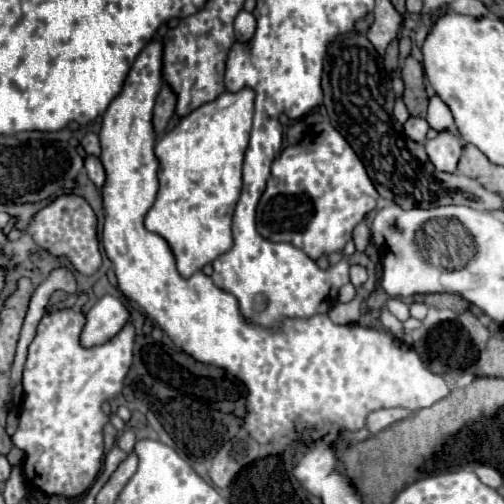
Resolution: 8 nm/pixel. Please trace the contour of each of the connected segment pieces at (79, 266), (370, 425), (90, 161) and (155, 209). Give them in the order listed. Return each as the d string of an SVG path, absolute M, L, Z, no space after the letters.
M63 193L59 197L55 197L53 201L49 201L43 209L39 209L35 213L35 217L31 219L31 223L25 229L33 241L43 247L49 255L57 257L57 259L67 259L67 267L71 267L73 271L79 271L81 275L93 275L101 263L101 251L99 251L99 239L97 239L97 217L91 209L91 205L73 193Z
M383 409L383 411L373 411L369 417L367 417L367 429L375 435L379 431L383 431L385 427L389 427L391 423L407 417L409 411L407 409Z
M87 157L85 159L85 169L87 169L87 175L89 179L97 185L97 187L103 187L105 185L105 169L101 165L101 161L97 157Z
M243 89L237 93L225 91L223 95L219 95L219 99L205 103L203 107L183 117L155 145L155 155L159 159L159 191L155 205L145 215L145 229L167 239L175 255L177 271L185 279L231 249L231 215L241 191L241 167L251 135L253 99L255 93L251 89Z

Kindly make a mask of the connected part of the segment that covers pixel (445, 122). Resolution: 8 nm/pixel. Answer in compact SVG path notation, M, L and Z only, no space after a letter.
M433 95L429 99L429 107L427 107L427 123L429 127L433 127L435 131L451 131L455 133L455 119L451 115L451 109L447 107L447 103L439 97Z

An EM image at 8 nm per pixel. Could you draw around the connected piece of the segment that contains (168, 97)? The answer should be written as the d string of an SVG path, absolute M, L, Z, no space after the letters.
M163 83L157 103L155 103L155 113L153 113L153 125L155 125L157 133L163 133L169 119L175 115L175 103L177 103L177 97L175 97L173 89L167 83Z

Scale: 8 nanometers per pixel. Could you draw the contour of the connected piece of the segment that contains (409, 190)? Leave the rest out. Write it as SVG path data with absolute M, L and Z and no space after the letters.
M351 31L329 45L323 67L323 93L333 127L363 161L381 197L395 201L403 209L435 205L467 205L479 211L503 209L499 195L481 187L475 179L459 173L447 175L435 171L427 159L425 147L403 135L403 127L393 119L395 93L391 89L391 79L383 69L381 55L371 47L367 37Z

